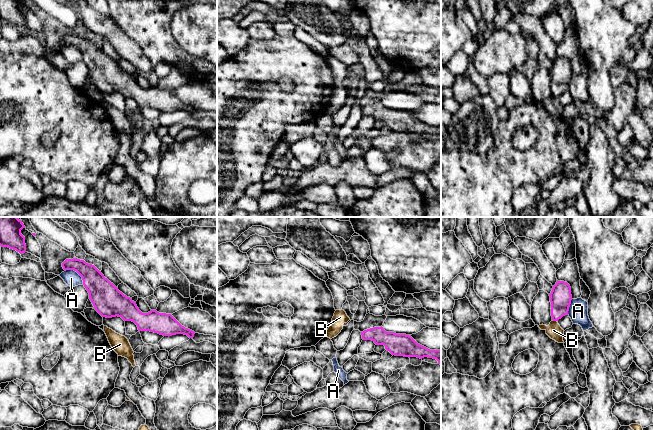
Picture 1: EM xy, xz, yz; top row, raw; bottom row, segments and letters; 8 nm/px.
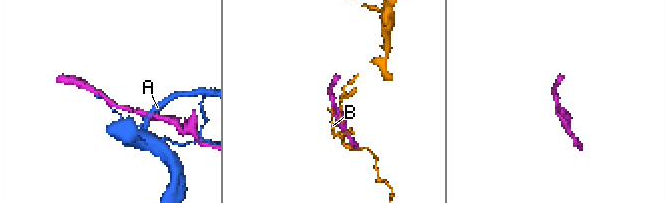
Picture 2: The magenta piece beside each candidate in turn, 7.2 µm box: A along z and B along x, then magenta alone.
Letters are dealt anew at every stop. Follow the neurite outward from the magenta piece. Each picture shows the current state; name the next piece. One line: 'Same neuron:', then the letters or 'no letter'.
Same neuron: no letter

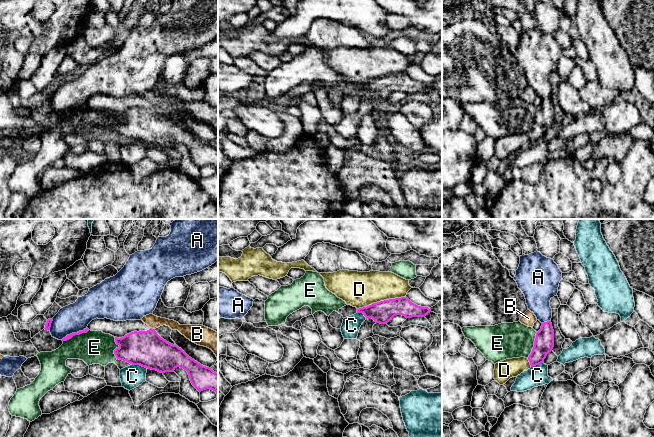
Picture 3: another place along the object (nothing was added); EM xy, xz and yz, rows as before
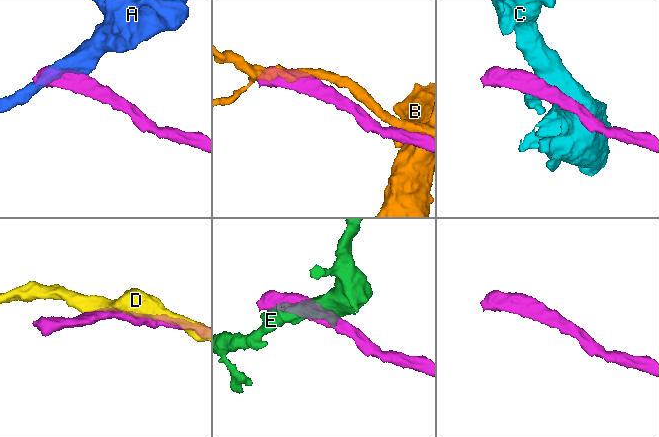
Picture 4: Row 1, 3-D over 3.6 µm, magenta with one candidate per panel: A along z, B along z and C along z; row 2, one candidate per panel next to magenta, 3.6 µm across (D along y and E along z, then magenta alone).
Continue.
Same neuron: no letter

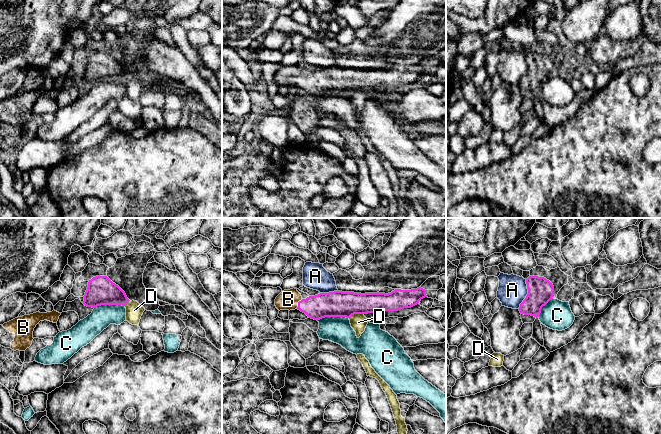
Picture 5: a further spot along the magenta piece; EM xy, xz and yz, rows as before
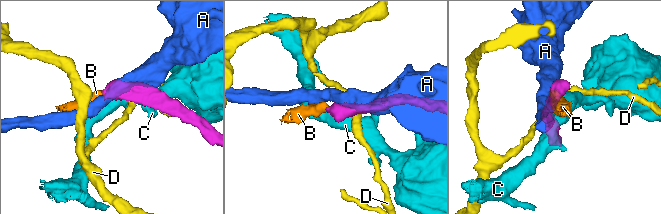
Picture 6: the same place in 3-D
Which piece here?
Same neuron: B

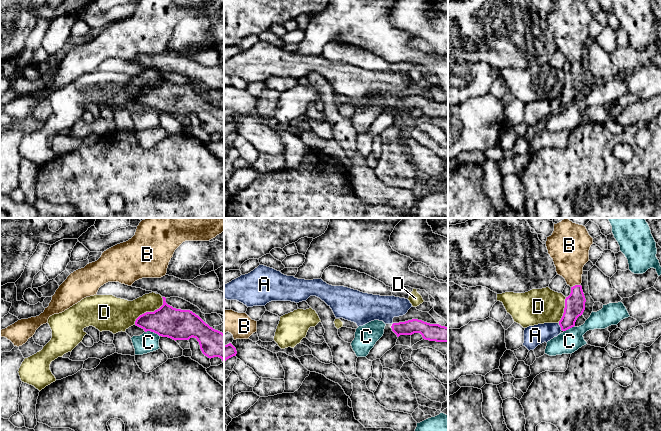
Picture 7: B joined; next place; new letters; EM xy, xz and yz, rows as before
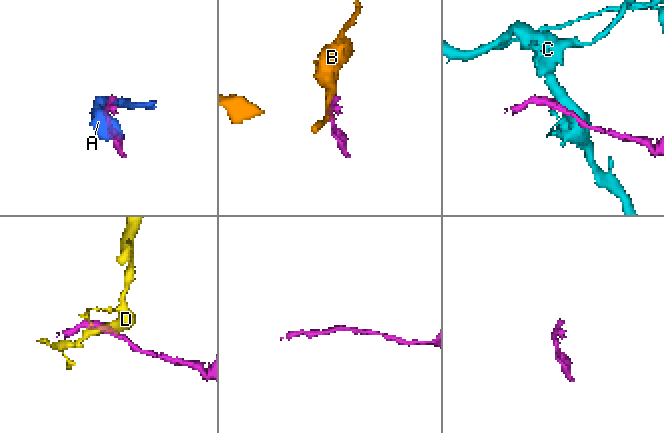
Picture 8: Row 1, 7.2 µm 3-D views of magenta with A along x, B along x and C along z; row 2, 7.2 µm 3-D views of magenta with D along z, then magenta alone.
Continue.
Same neuron: no letter

